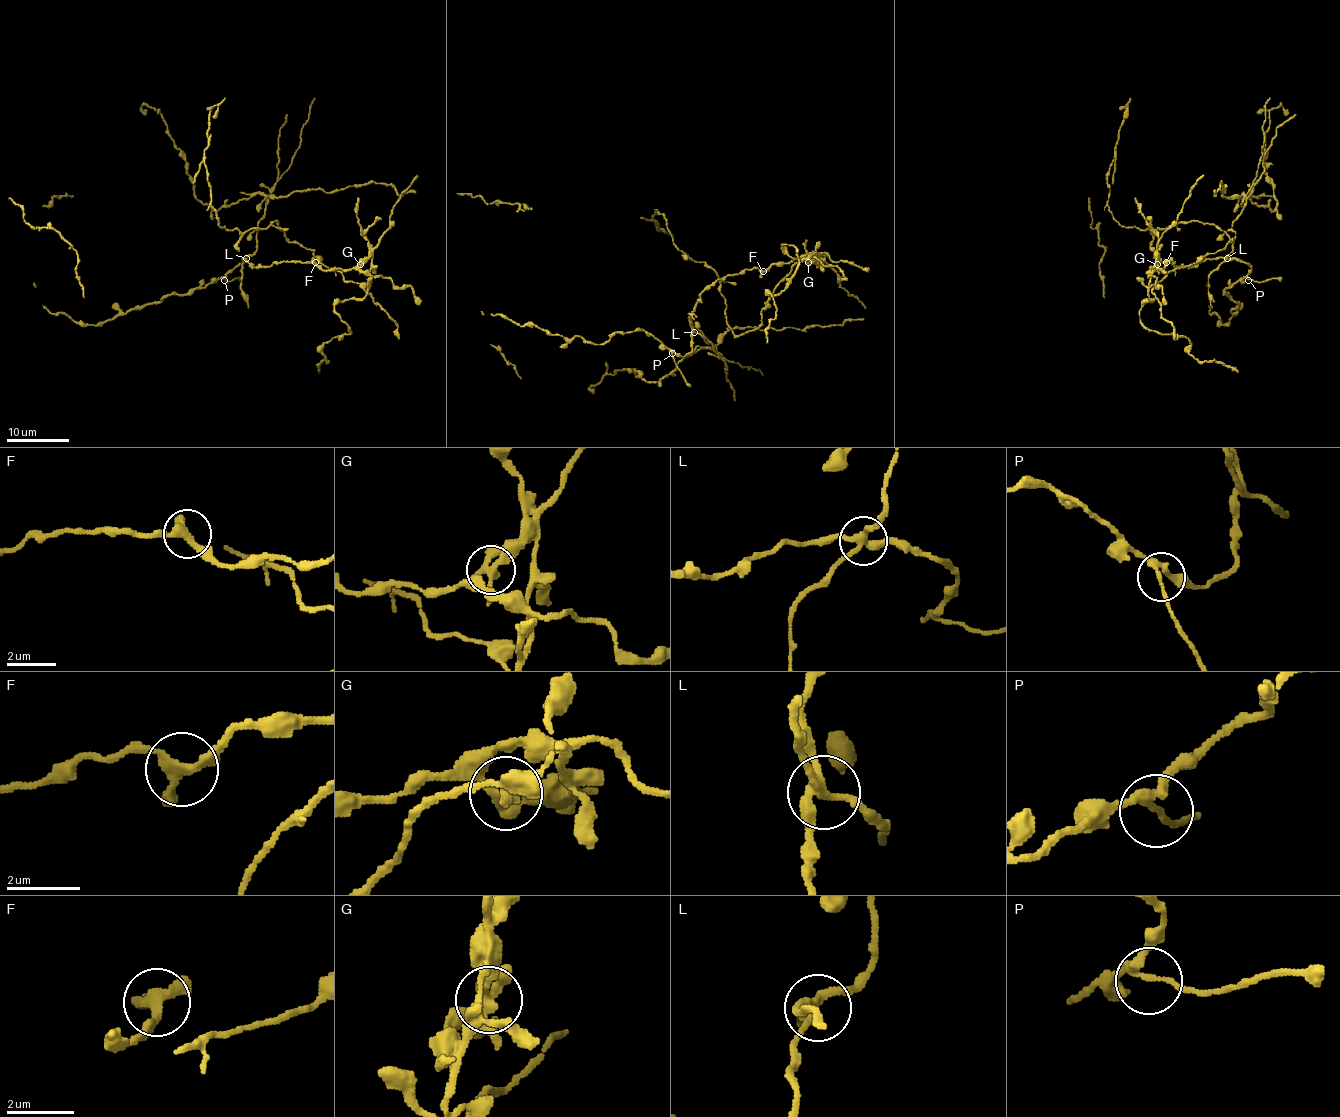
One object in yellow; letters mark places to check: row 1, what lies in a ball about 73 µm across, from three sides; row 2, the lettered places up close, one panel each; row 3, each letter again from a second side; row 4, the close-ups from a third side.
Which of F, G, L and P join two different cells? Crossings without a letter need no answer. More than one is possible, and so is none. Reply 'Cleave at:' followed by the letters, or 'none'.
Cleave at: G, L

